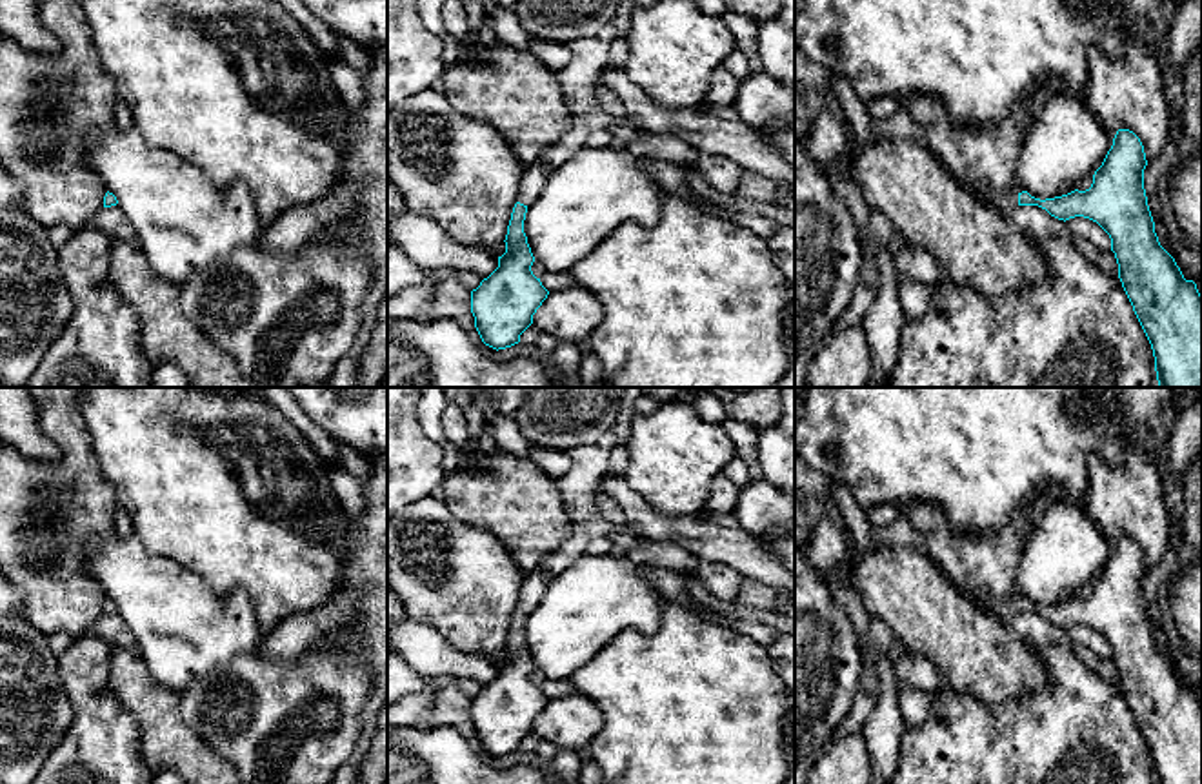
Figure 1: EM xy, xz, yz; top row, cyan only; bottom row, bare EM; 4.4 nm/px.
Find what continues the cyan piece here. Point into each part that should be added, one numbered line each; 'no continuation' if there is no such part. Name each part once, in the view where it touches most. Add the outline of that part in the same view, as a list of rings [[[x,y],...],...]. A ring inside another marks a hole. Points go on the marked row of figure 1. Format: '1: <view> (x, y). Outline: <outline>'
1: yz (1006, 201). Outline: [[[1020,187],[1000,193],[1000,195],[991,195],[989,206],[997,211],[1007,211],[1007,209],[1015,209],[1018,206],[1018,195],[1022,193]]]

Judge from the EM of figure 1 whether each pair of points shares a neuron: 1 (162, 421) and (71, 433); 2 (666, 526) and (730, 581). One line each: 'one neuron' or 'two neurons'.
1: two neurons
2: two neurons

